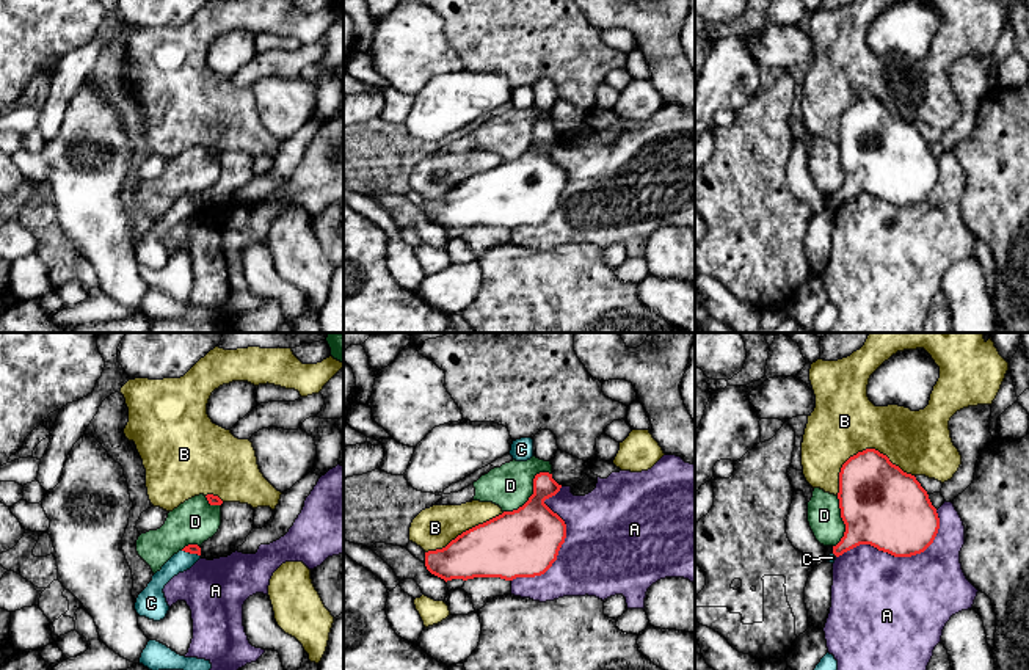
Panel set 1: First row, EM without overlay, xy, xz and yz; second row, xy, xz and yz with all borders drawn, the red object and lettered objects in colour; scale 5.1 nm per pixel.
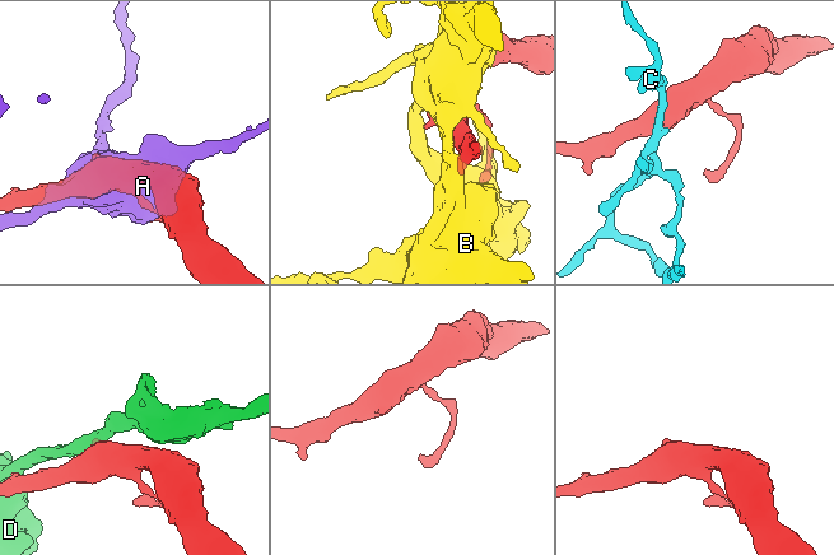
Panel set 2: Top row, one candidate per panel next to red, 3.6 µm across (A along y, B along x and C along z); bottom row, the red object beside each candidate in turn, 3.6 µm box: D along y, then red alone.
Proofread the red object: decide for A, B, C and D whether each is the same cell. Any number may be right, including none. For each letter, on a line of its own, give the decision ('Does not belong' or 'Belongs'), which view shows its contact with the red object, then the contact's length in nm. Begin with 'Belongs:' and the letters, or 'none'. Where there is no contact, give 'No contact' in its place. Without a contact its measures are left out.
Belongs: C
A: Does not belong. Touches red in yz. Shared border 550 nm
B: Does not belong. Touches red in yz. Shared border 420 nm
C: Belongs. Touches red in xy. Shared border 100 nm
D: Does not belong. Touches red in xz. Shared border 320 nm

